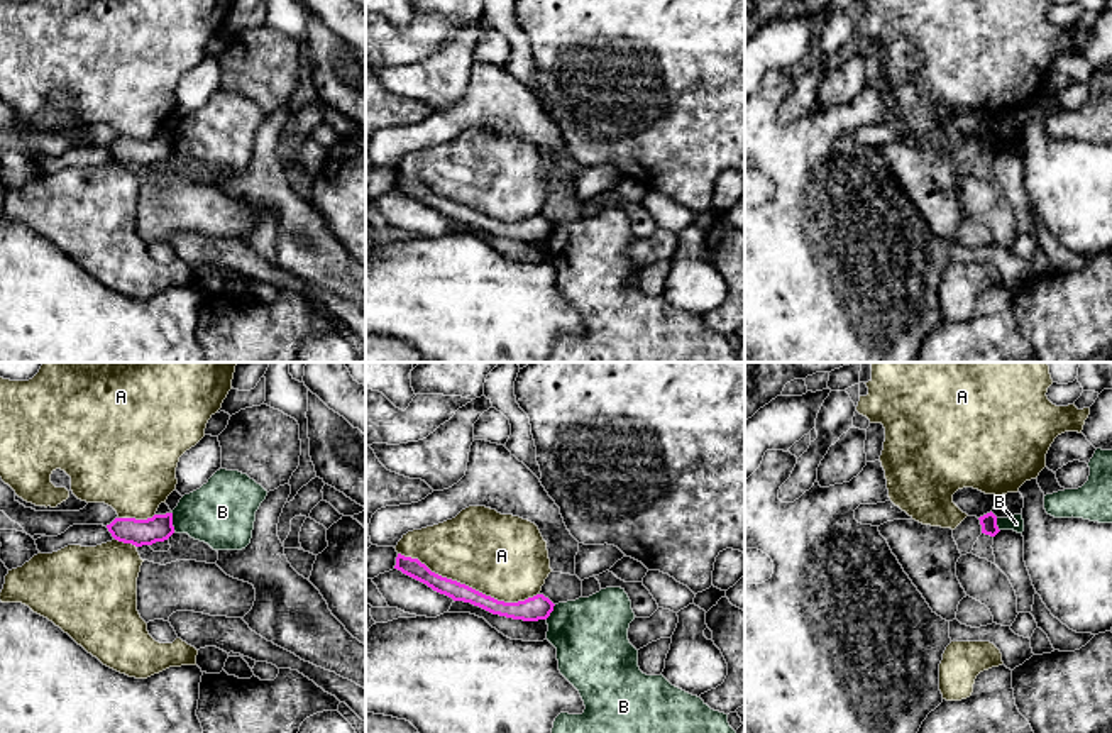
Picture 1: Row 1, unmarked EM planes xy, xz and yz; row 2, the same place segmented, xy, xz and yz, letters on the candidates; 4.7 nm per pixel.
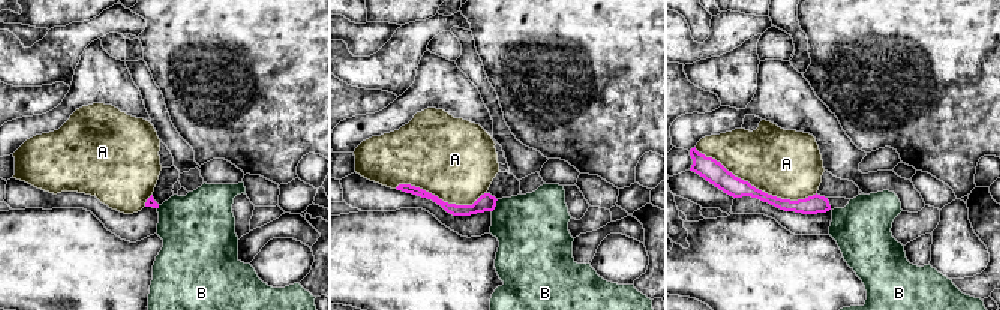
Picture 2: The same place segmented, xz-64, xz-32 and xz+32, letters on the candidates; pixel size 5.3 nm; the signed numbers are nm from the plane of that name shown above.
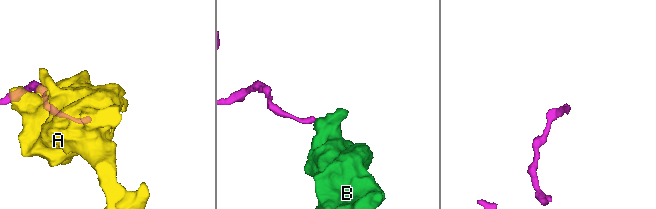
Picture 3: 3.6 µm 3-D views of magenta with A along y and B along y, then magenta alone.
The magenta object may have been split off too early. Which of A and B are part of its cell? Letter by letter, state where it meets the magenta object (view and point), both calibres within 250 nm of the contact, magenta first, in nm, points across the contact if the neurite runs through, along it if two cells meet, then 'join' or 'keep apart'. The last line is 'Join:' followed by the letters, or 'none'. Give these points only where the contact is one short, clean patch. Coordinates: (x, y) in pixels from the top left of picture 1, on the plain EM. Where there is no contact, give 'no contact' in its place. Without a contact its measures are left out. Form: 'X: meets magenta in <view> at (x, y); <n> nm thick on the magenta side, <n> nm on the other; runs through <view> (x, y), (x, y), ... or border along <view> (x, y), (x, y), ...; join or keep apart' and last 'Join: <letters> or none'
A: meets magenta in xz at (467, 207); 90 nm thick on the magenta side, 400 nm on the other; keep apart
B: meets magenta in xy at (171, 143); 130 nm thick on the magenta side, 320 nm on the other; border along xy (171, 132), (175, 151); keep apart
Join: none

